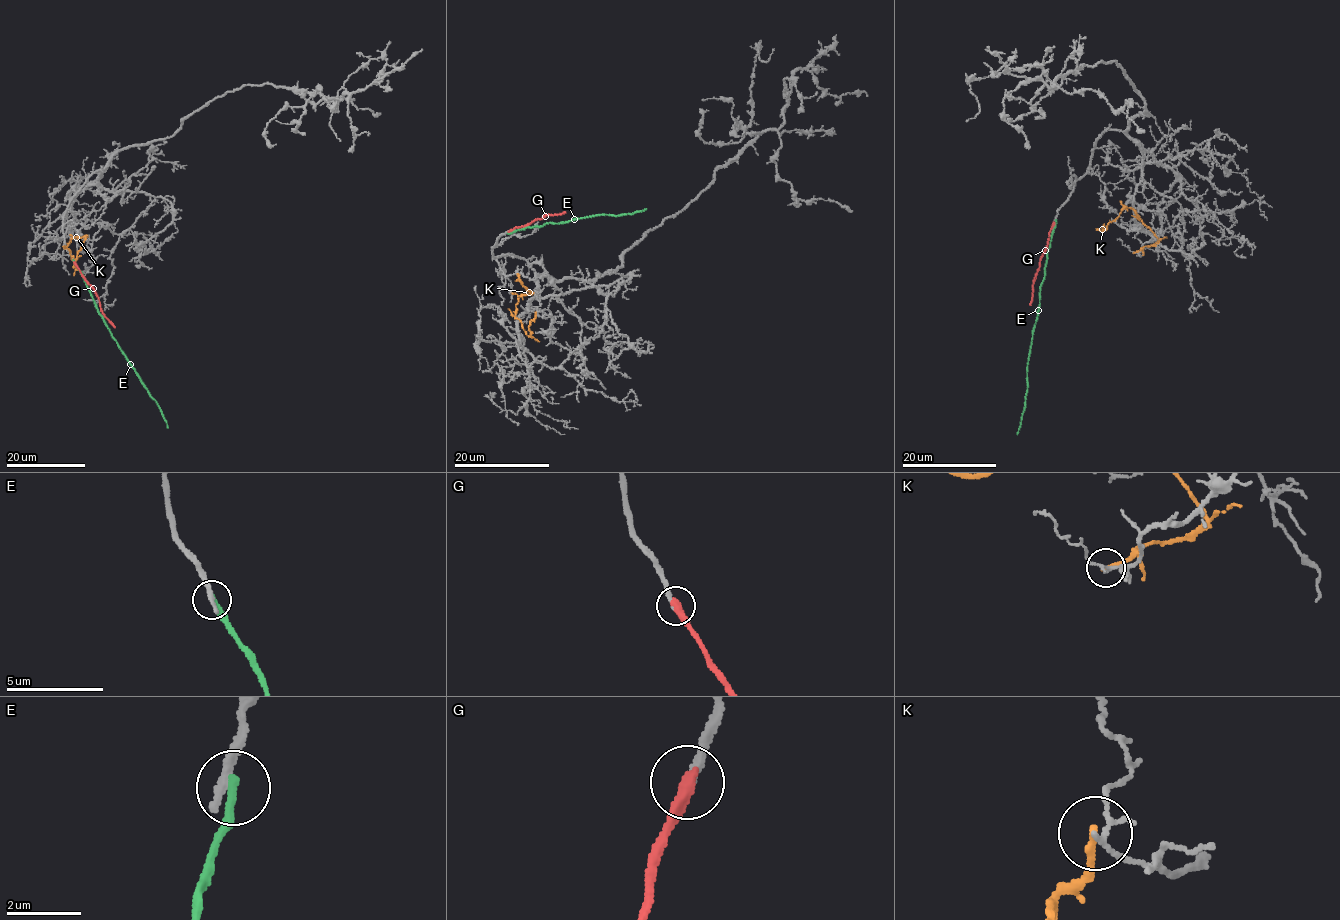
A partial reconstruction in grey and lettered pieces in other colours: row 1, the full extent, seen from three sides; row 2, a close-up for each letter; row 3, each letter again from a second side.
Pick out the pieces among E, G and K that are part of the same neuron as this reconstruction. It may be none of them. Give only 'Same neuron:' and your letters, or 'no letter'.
Same neuron: G

